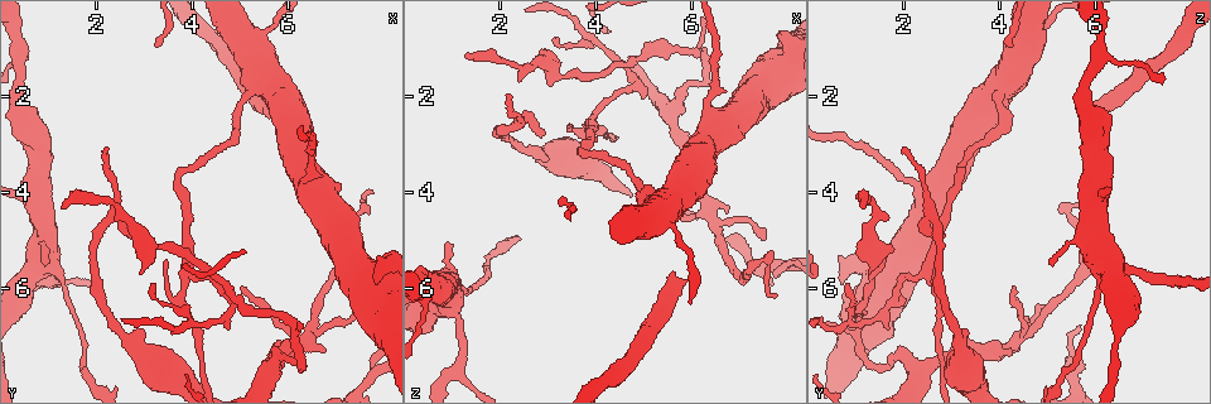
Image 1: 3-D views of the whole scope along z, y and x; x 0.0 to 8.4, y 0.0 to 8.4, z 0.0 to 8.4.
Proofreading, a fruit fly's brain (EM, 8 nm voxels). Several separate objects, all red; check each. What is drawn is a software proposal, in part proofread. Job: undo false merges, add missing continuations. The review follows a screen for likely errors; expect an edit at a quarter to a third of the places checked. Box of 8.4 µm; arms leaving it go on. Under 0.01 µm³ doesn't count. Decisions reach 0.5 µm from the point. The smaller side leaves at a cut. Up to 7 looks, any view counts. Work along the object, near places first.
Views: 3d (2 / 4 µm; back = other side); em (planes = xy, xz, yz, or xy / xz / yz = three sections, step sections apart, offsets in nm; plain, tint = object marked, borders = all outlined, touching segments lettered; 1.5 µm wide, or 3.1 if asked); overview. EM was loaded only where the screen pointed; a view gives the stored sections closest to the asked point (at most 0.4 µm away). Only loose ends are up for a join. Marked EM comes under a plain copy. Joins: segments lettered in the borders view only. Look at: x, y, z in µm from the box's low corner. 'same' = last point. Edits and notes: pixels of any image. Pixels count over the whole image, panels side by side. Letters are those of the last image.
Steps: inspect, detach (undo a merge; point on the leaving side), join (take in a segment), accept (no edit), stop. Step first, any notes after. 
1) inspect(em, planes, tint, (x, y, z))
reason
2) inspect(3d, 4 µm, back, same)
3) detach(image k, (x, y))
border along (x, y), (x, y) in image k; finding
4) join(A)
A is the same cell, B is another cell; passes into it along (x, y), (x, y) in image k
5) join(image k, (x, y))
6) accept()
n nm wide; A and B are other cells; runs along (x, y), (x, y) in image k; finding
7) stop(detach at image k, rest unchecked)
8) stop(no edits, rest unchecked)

inspect(3d, 2 µm, (2.85, 4.90, 2.90))
branch stops here

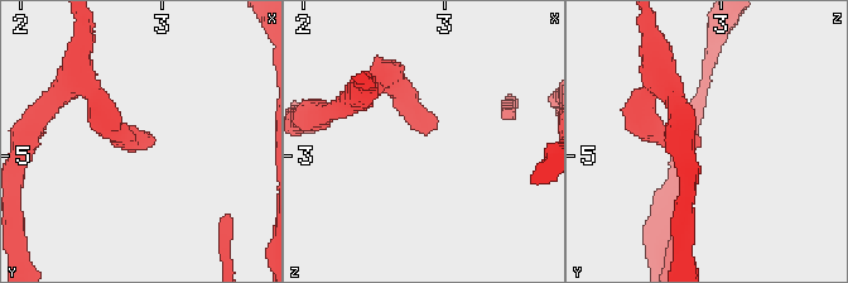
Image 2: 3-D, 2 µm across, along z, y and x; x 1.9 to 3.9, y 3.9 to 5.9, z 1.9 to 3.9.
inspect(em, yz, step 8, tint, (2.86, 4.92, 2.88))

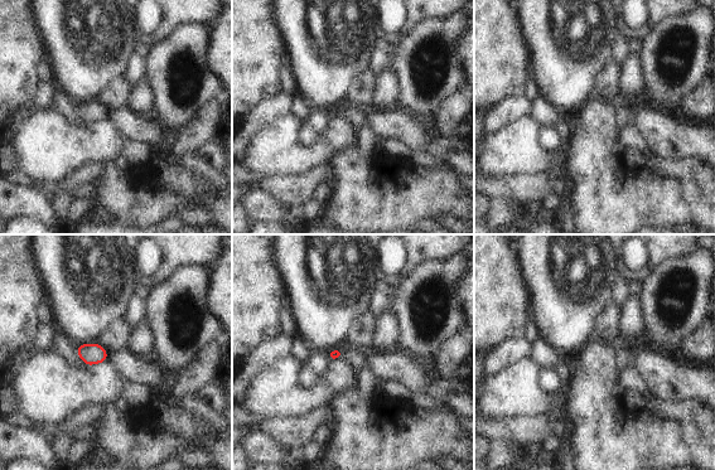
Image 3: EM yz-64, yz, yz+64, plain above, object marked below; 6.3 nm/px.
inspect(em, planes, borders, same)

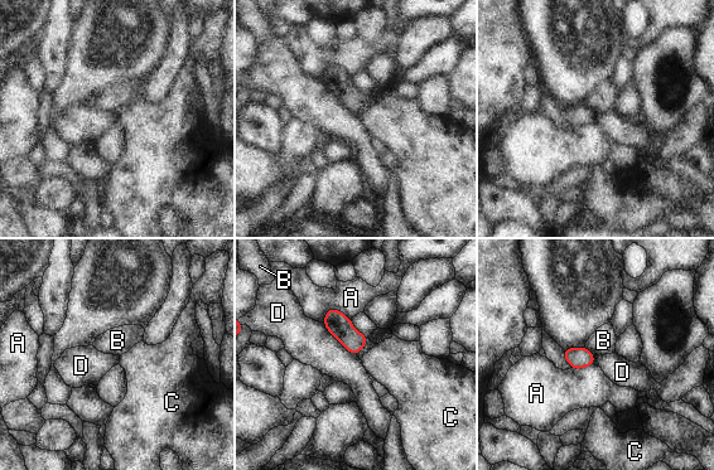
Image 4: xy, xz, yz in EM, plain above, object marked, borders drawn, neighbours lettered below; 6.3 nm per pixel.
accept()
140 nm wide; A, B, C and D are other cells; border along (322, 321), (356, 355) in image 4; none of them fits

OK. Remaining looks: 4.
inspect(3d, 4 µm, (2.30, 3.15, 1.95))
thin end

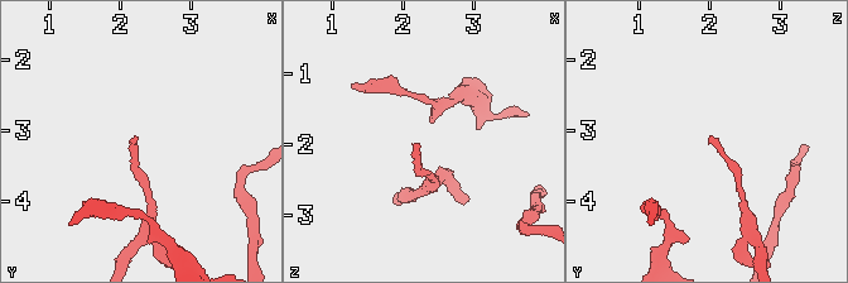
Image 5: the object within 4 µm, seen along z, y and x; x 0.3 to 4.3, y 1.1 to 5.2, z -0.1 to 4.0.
inspect(em, planes, borders, (2.25, 3.10, 1.95))

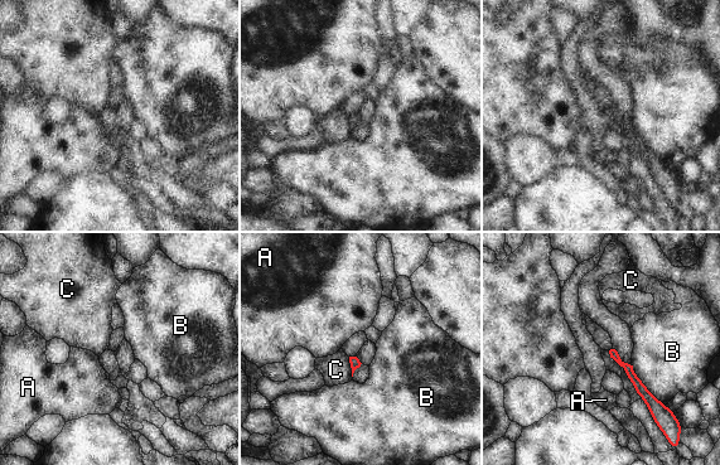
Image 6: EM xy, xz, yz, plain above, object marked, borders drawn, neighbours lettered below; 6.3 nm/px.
accept()
A, B and C are other cells; border along (348, 357), (352, 377) in image 6; no lettered segment goes on from it

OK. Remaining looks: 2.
inspect(em, planes, borders, (1.00, 5.50, 6.45))
four arms meet

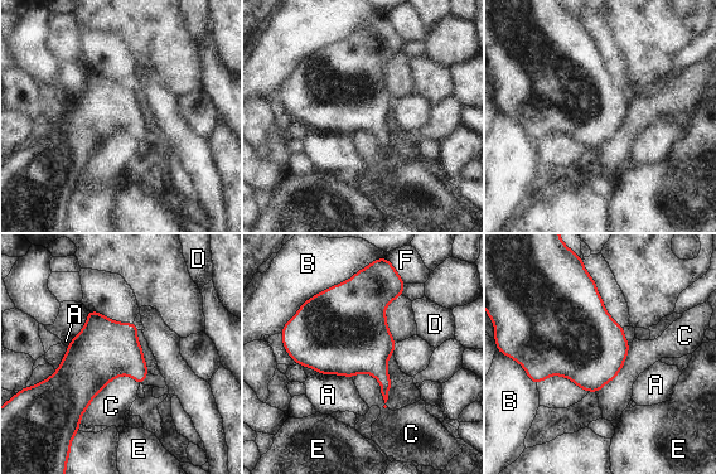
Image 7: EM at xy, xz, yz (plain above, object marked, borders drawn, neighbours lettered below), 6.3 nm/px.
accept()
A, B, C, D, E and F are other cells; border along (139, 383), (115, 377), (80, 421) in image 7; all the same cell

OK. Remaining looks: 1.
stop(no edits, rest unchecked)

